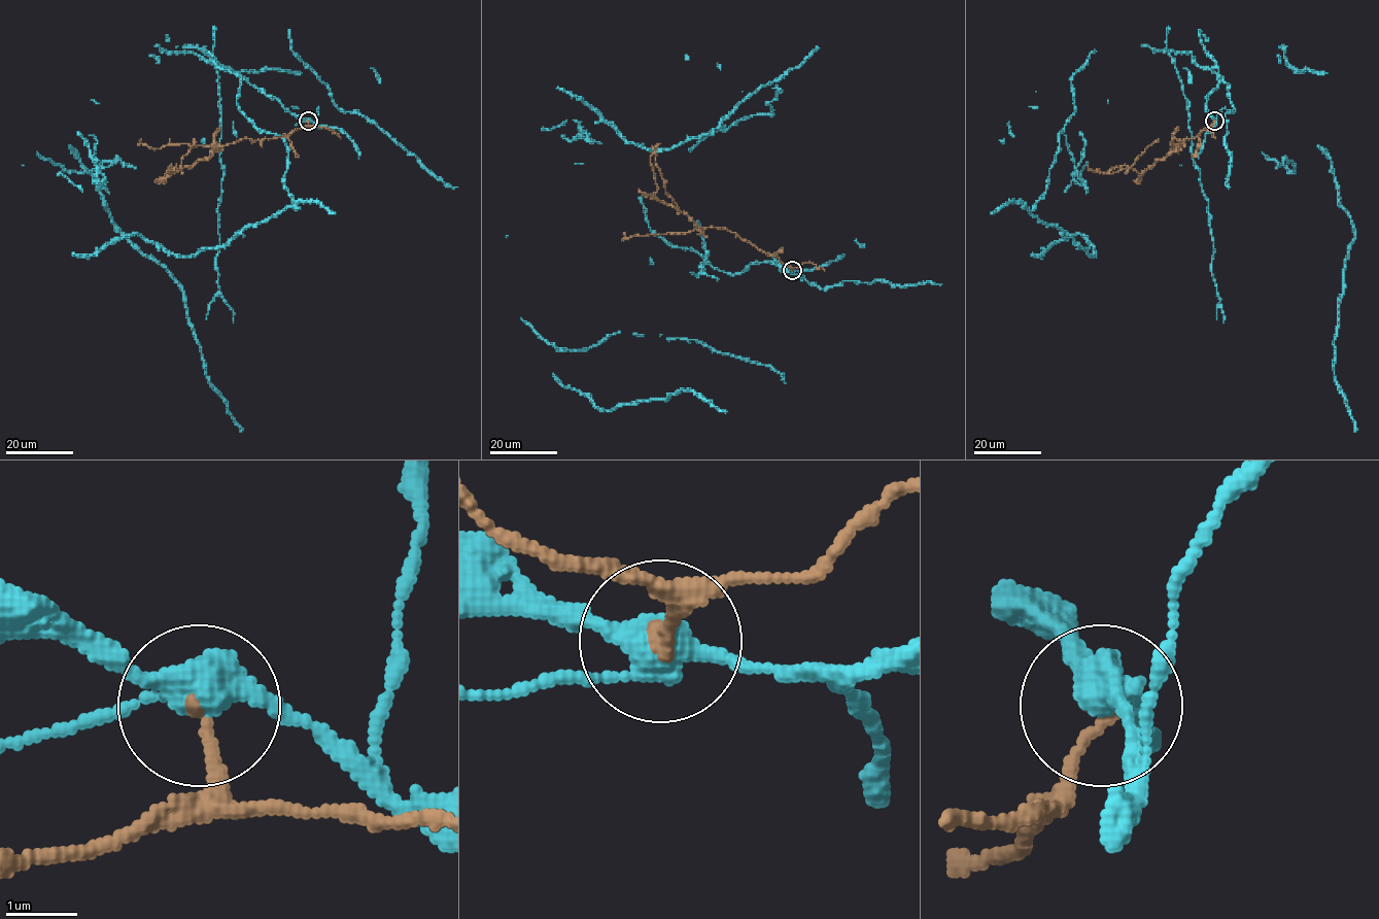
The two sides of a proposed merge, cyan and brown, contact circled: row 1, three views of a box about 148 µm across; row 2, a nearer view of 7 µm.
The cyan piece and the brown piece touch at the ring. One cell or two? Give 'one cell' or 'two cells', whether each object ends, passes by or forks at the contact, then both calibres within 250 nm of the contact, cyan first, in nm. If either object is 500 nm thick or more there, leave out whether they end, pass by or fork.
two cells | cyan forks | brown ends | 380/220 nm

